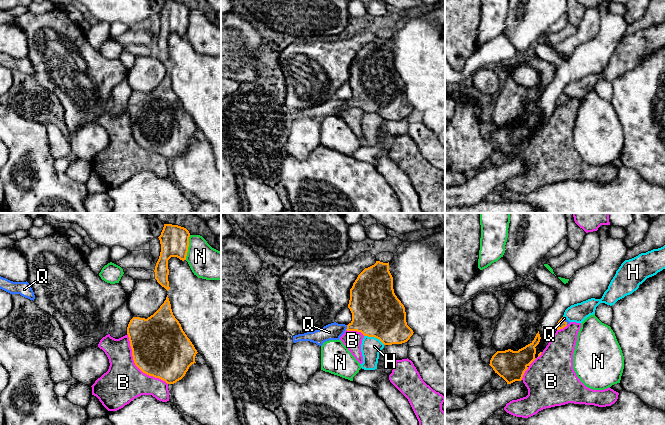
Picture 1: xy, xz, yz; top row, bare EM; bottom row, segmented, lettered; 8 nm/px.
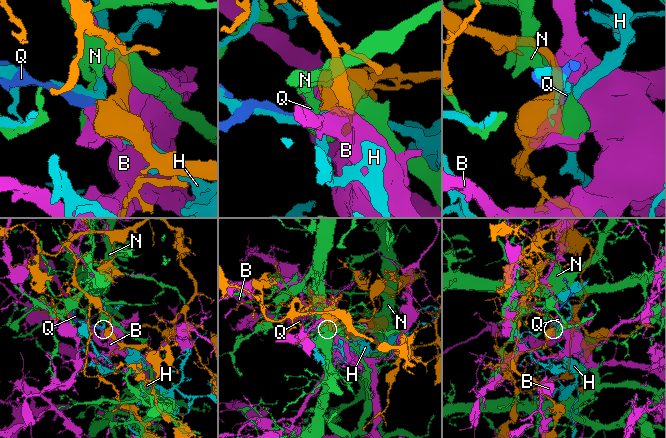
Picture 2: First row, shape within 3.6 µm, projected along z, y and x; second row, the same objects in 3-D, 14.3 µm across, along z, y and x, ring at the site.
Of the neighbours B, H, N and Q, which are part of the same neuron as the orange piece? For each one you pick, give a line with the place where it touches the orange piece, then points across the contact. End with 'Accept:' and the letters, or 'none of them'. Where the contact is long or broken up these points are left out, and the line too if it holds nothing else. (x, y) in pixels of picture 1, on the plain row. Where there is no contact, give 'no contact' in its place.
Q: xz (347, 103) | across xz (374, 88), (361, 98), (347, 103), (333, 107)
Accept: Q

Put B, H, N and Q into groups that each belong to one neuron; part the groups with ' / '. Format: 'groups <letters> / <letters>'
groups B / H / N / Q

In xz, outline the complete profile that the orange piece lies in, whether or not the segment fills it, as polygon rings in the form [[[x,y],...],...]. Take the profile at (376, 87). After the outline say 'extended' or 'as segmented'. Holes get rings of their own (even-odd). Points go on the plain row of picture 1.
[[[376,37],[358,51],[350,65],[348,84],[352,89],[352,97],[348,101],[334,98],[319,106],[295,111],[293,118],[310,117],[322,122],[326,117],[339,116],[347,106],[361,108],[364,112],[379,115],[384,121],[392,121],[407,118],[414,109],[407,101],[405,83],[394,69],[389,38]]] | extended

